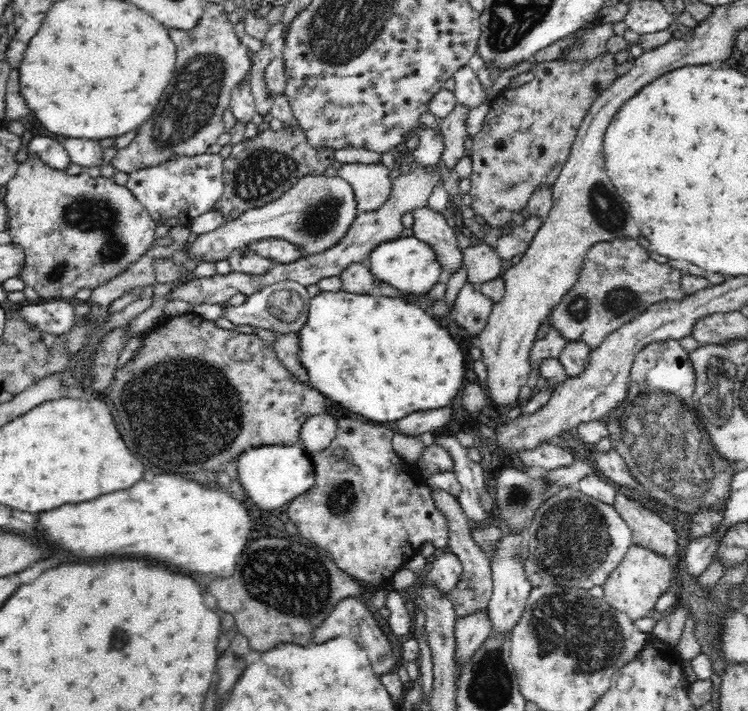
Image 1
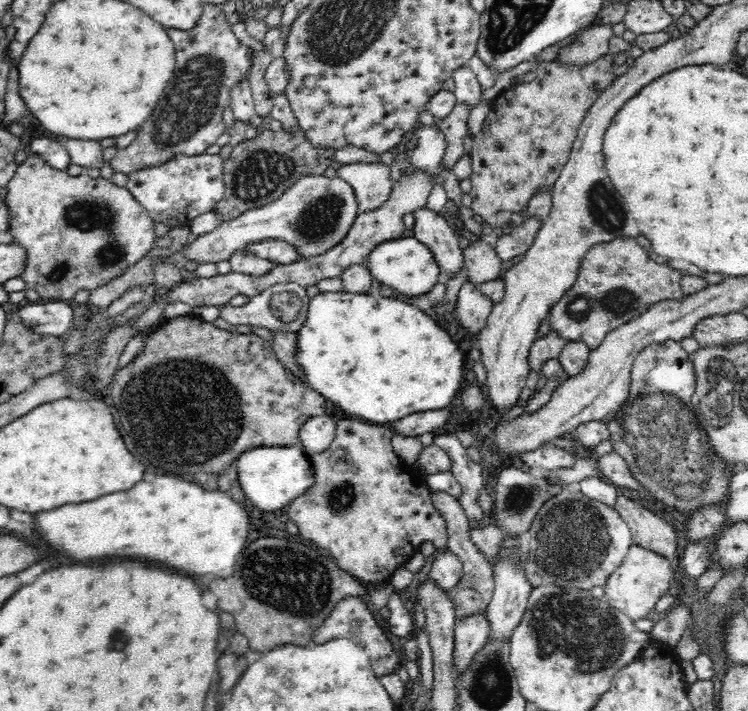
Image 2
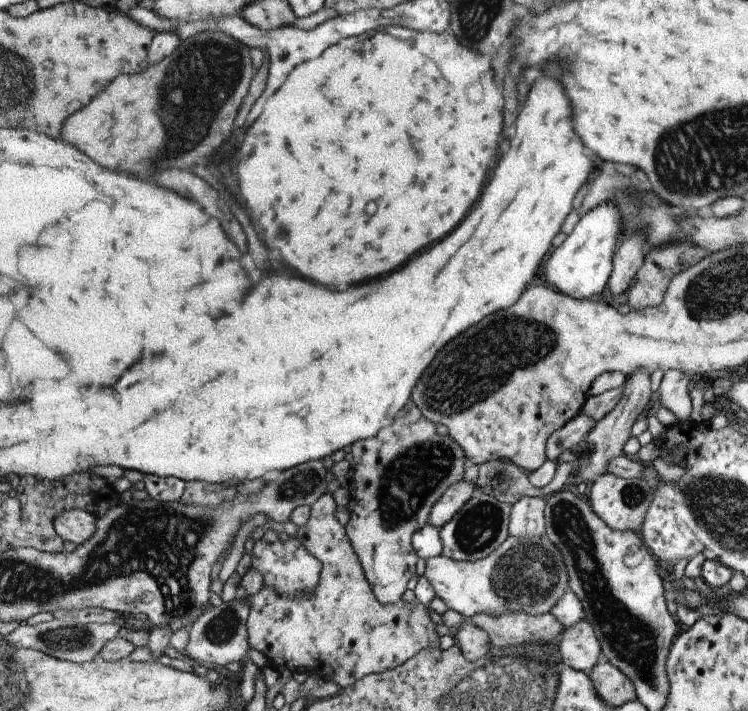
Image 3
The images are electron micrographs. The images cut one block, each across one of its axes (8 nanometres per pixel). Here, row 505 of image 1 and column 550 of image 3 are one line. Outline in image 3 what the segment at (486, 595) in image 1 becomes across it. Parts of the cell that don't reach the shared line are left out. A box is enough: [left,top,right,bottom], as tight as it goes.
[547,414,595,462]

